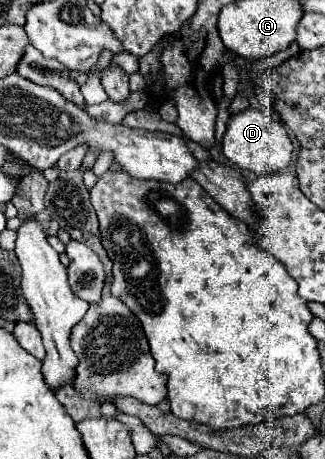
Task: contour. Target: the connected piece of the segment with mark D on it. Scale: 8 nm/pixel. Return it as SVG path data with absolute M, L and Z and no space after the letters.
M246 108L242 112L236 112L230 116L230 120L226 124L222 152L238 168L250 170L260 176L274 174L274 172L284 170L290 164L292 150L294 150L294 146L292 146L288 132L286 132L286 126L260 110Z

